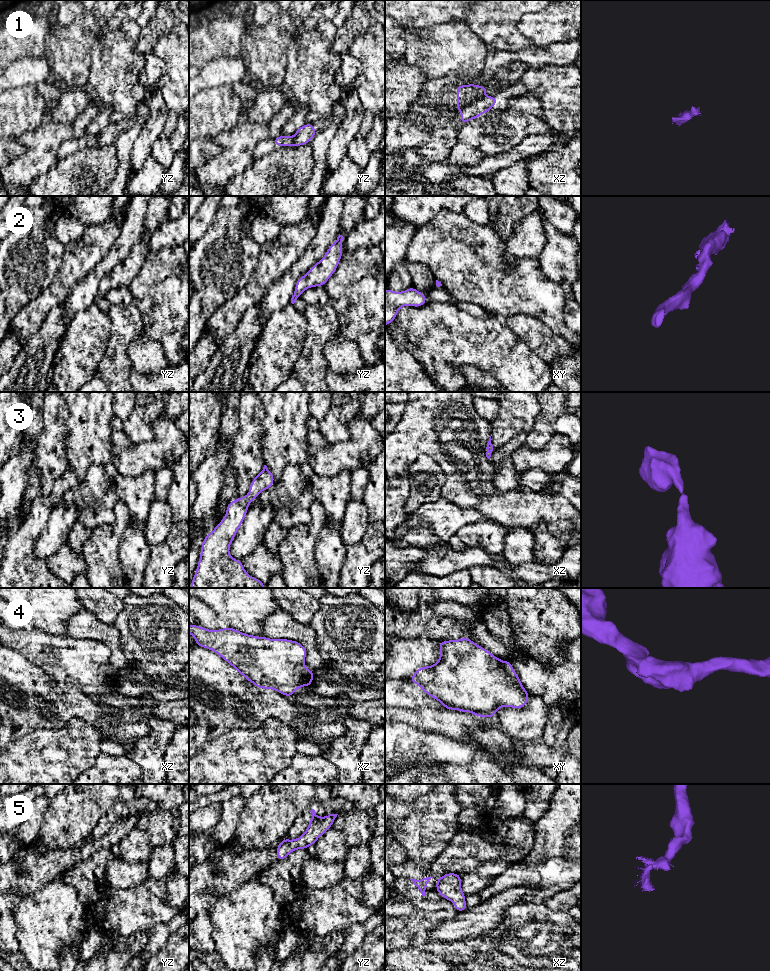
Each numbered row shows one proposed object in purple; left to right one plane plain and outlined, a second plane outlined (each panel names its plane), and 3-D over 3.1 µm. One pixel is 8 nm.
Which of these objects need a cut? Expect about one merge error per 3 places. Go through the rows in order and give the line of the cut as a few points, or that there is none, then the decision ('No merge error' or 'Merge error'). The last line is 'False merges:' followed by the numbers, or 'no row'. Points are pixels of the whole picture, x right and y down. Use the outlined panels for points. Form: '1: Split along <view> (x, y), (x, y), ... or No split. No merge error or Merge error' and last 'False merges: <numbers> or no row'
1: Split along xz (481, 95), (473, 98), (460, 110). Merge error
2: No split. No merge error
3: No split. No merge error
4: No split. No merge error
5: No split. No merge error
False merges: 1

